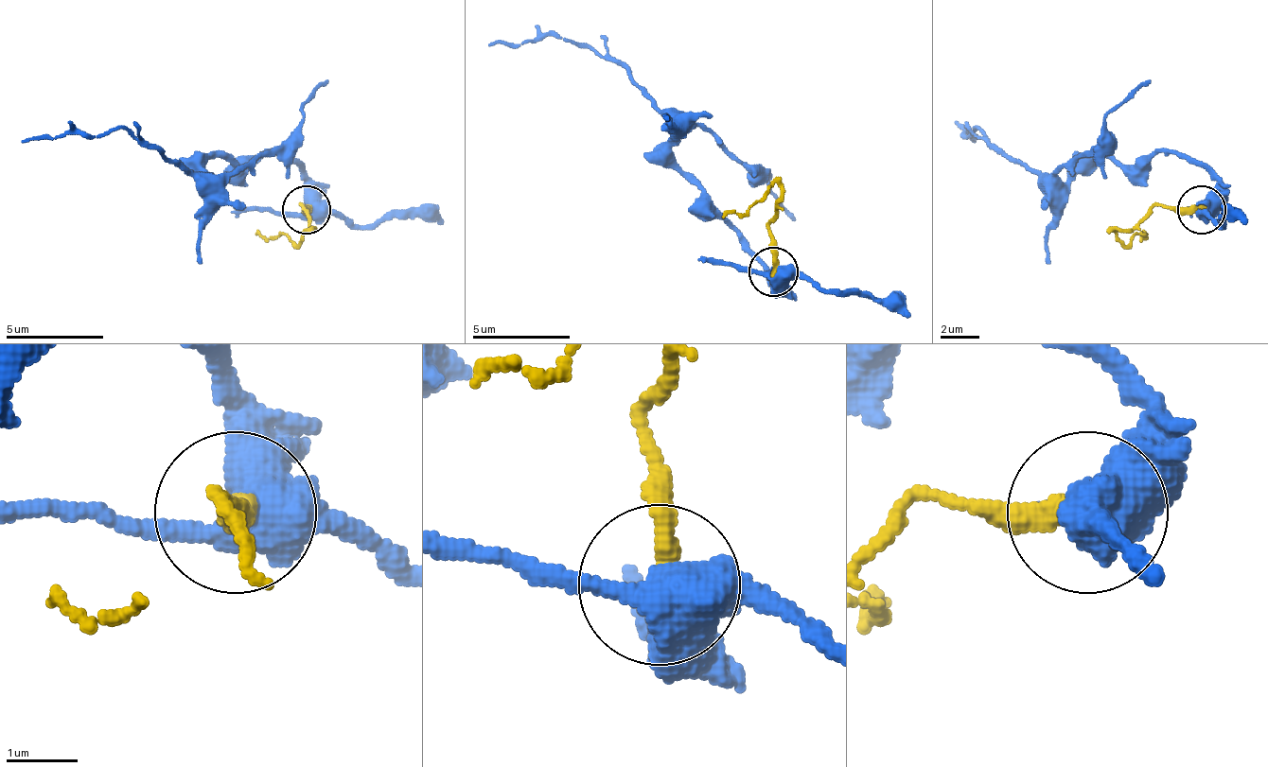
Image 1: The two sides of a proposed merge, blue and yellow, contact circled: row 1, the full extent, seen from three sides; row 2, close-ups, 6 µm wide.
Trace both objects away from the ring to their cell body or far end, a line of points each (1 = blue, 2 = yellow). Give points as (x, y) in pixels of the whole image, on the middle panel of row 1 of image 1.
1: (774, 270), (769, 280), (745, 241), (677, 163), (672, 119), (624, 65), (560, 37), (486, 46)
2: (774, 270), (769, 221), (779, 192), (760, 198), (745, 212), (721, 217)

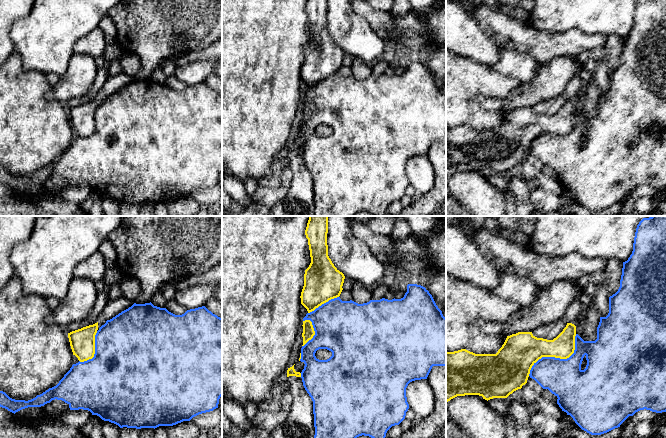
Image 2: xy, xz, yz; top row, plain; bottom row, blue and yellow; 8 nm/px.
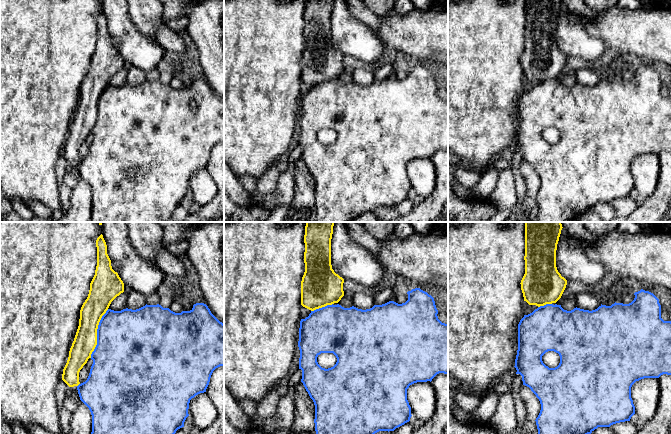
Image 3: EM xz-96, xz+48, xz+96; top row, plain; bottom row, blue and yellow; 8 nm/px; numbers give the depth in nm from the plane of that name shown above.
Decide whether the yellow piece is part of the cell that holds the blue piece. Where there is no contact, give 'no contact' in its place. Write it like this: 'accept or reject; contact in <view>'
reject; contact in yz

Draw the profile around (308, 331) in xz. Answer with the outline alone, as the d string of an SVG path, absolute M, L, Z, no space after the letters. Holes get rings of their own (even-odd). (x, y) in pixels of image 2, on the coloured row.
M305 320L303 321L303 333L302 333L302 337L303 337L303 345L304 346L309 340L311 340L313 338L313 336L315 335L315 331L312 325L312 322L310 320Z

